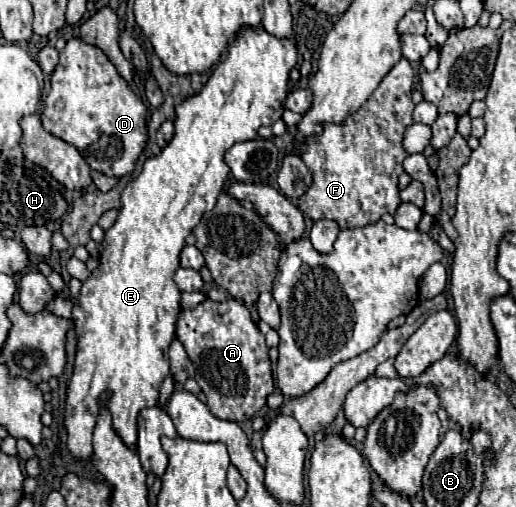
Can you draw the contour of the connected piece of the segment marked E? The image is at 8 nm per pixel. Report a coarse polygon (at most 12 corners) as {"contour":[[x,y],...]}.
{"contour":[[241,29],[121,195],[83,283],[69,453],[135,449],[227,149],[281,119],[291,39]]}

